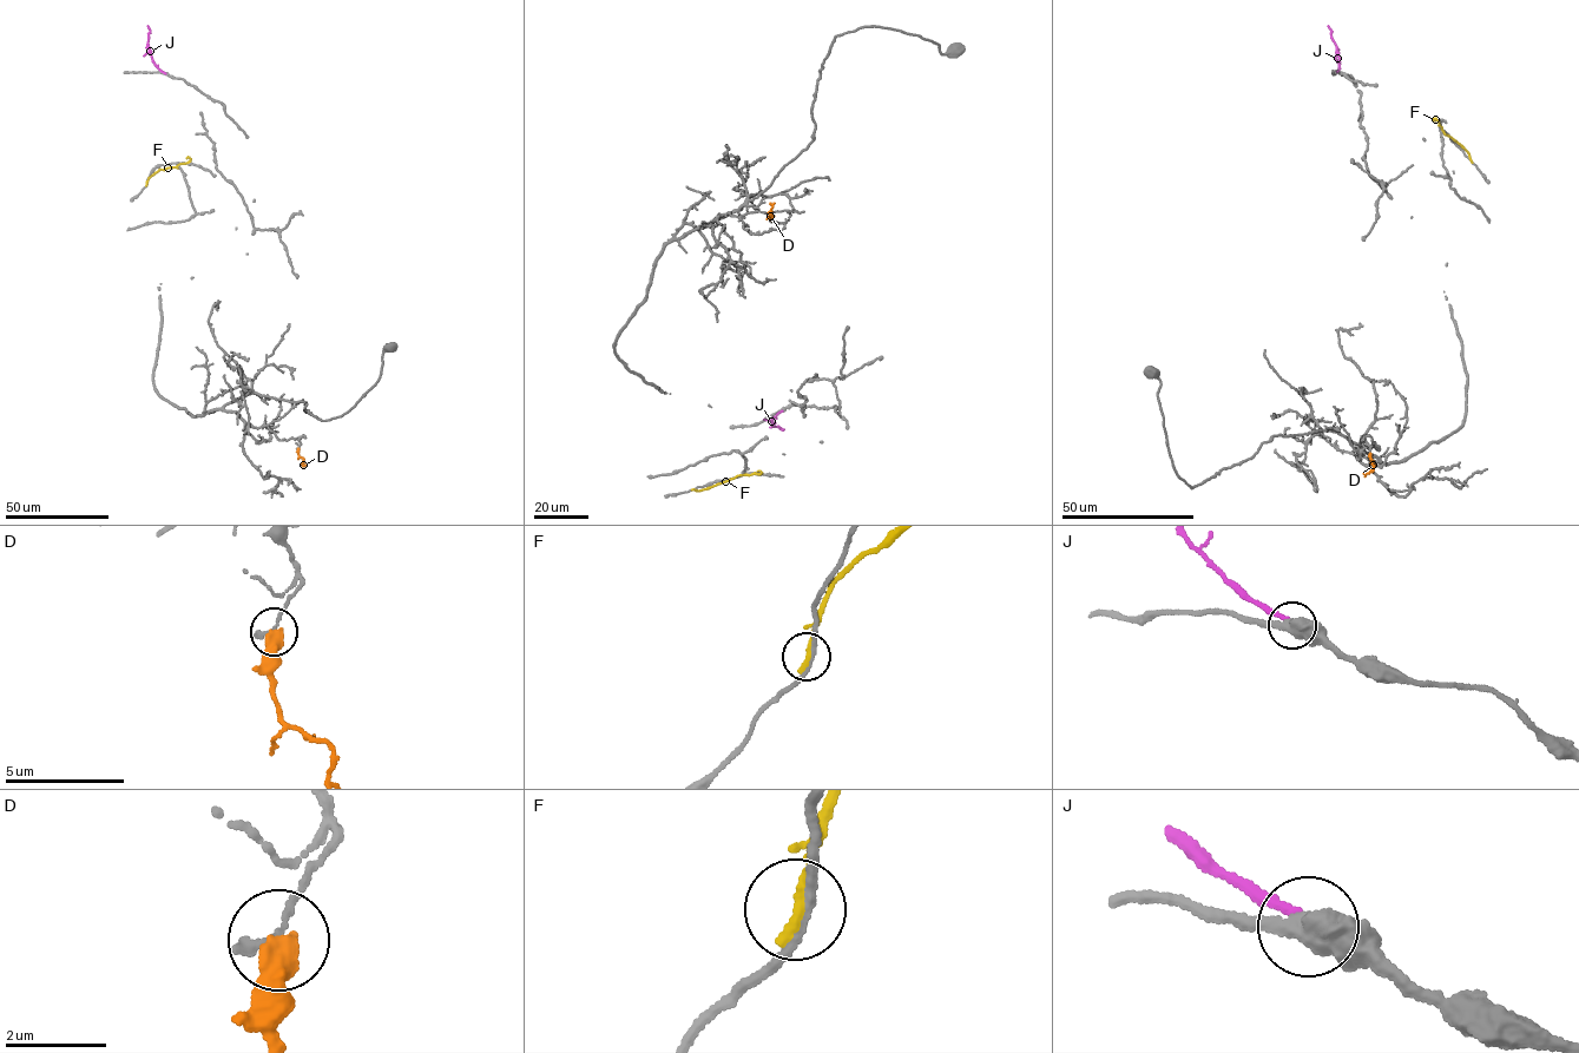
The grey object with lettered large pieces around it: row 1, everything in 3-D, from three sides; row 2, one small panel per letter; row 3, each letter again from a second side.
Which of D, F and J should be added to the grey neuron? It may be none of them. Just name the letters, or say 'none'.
none

